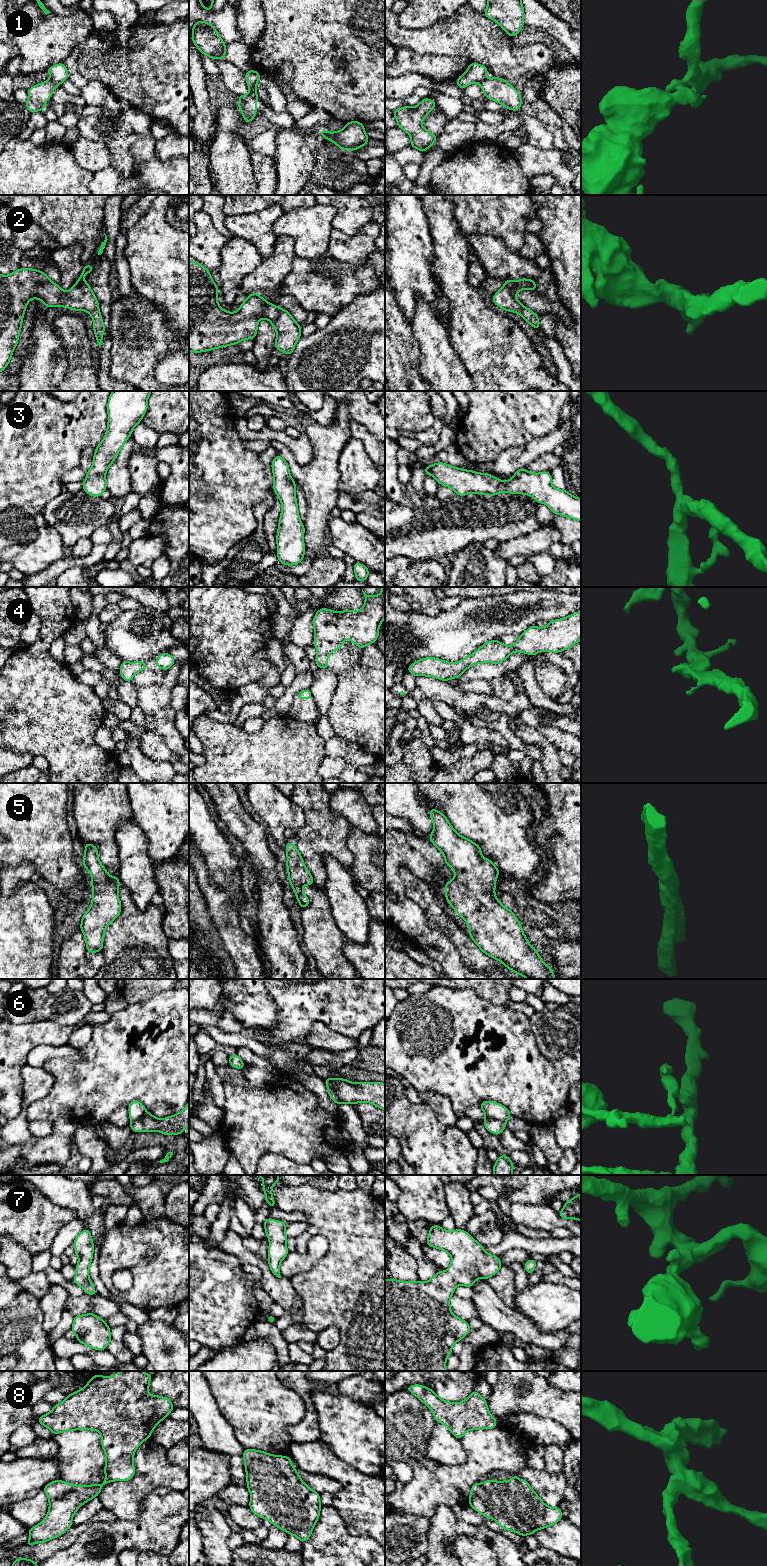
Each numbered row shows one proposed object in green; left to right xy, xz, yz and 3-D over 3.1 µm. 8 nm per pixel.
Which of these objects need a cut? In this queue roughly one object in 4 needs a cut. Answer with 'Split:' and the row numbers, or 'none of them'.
Split: 1, 6

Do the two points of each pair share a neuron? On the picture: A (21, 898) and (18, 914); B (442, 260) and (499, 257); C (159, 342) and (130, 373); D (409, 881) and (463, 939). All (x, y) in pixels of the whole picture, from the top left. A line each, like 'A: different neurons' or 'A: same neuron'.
A: same neuron
B: different neurons
C: same neuron
D: same neuron

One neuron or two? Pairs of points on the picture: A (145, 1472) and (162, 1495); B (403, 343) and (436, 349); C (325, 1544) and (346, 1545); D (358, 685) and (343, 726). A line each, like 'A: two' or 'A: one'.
A: two
B: two
C: one
D: one

